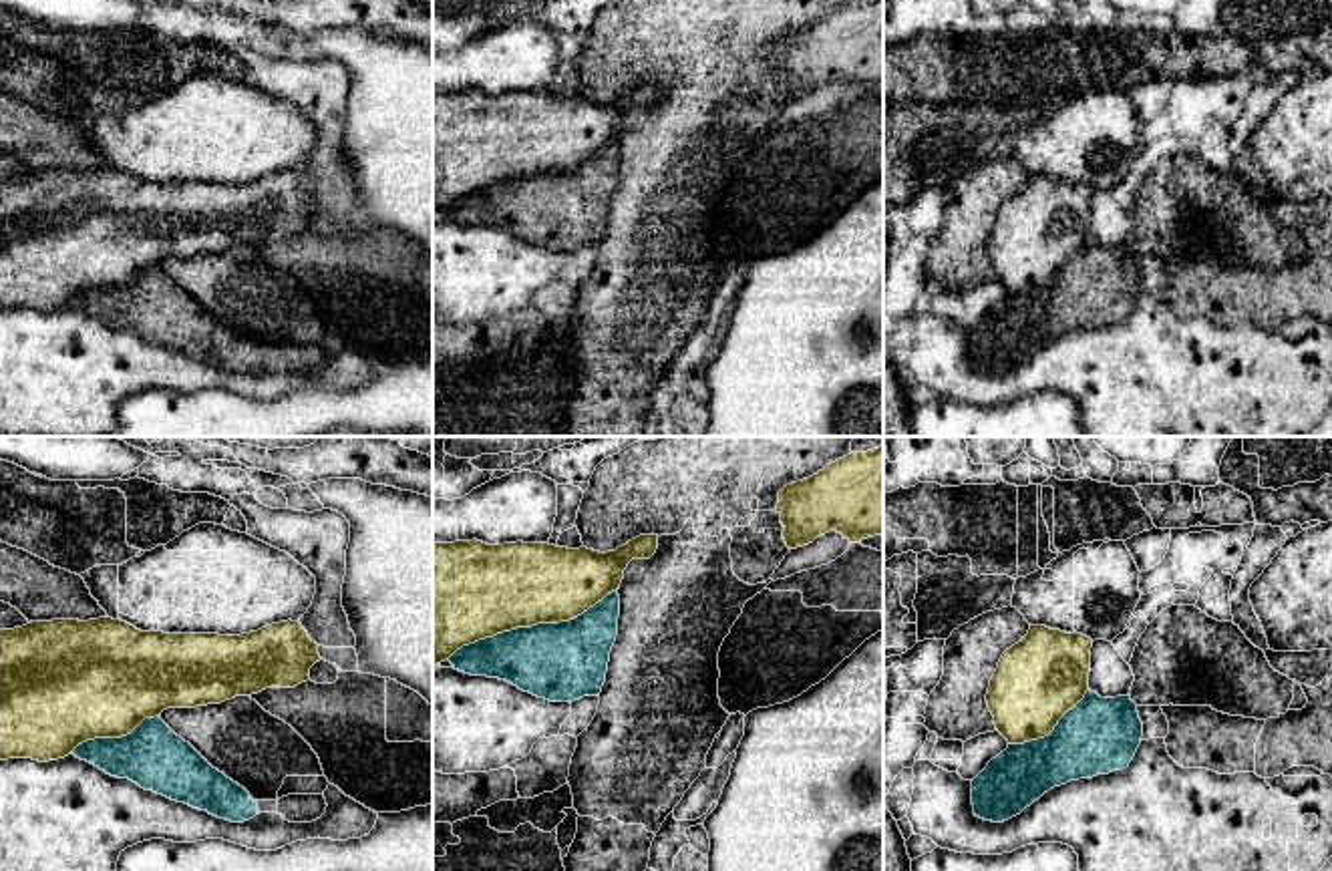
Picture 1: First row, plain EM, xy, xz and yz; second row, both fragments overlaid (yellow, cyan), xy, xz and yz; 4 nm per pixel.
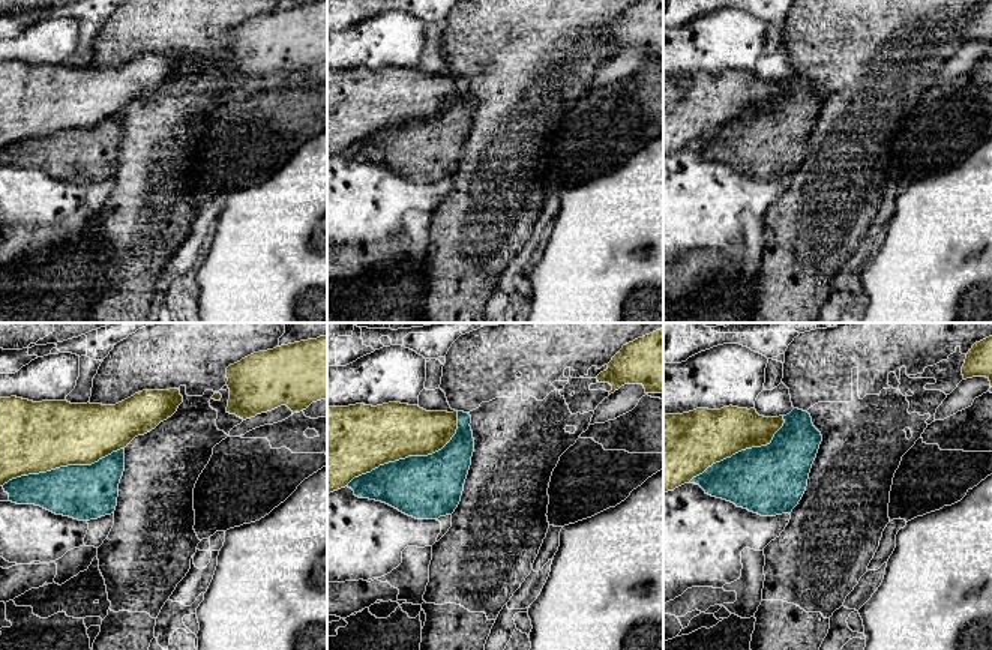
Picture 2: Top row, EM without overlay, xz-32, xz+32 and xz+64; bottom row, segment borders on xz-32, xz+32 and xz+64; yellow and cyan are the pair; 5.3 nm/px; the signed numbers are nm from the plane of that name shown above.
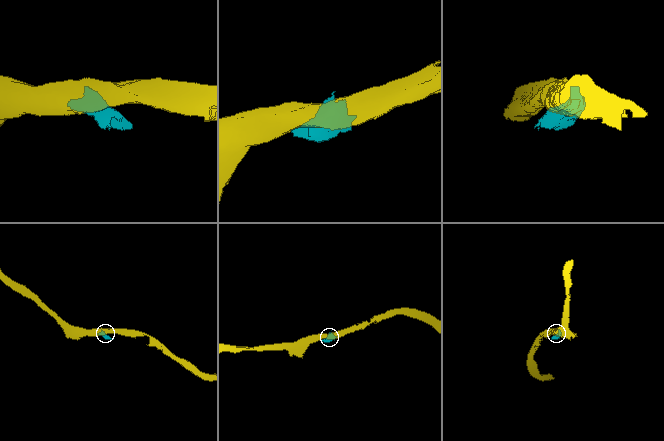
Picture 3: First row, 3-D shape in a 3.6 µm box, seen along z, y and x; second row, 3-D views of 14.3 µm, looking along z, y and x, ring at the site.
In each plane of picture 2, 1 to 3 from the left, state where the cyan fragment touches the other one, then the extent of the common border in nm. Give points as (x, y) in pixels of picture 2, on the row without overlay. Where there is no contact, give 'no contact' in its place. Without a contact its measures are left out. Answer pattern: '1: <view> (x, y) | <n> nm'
1: xz-32 (62, 129) | 700 nm
2: xz+32 (411, 119) | 700 nm
3: xz+64 (742, 113) | 650 nm

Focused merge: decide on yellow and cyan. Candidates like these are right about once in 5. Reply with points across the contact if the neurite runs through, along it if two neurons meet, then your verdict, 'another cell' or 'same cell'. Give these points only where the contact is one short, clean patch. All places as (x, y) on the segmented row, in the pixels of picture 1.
another cell

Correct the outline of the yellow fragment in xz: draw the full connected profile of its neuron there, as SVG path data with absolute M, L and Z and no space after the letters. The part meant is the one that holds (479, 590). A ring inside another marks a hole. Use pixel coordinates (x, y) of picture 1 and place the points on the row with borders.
M658 535L608 553L523 541L433 543L433 666L479 640L581 616L620 589L632 559L656 549Z

